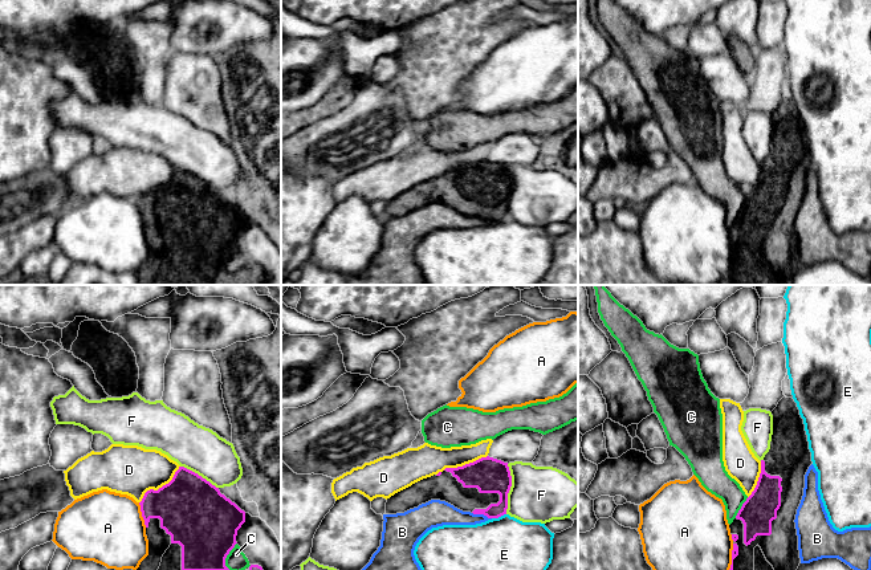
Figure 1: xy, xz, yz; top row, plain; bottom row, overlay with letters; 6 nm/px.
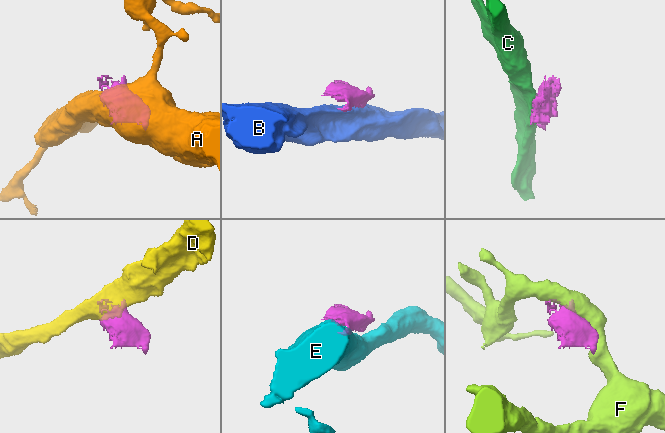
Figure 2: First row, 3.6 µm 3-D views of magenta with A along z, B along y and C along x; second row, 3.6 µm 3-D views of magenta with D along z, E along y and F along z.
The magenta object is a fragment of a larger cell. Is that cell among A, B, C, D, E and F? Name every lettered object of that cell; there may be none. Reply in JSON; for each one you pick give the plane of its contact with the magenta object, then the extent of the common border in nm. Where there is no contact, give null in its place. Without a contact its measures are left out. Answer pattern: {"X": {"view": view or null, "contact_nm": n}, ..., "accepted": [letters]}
{"accepted": []}

